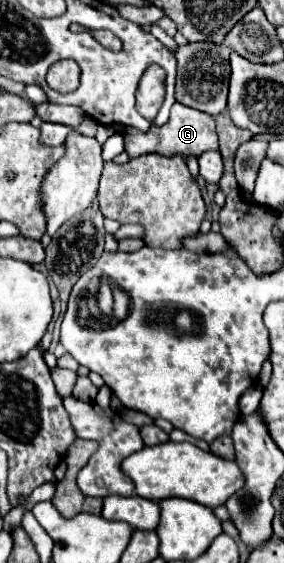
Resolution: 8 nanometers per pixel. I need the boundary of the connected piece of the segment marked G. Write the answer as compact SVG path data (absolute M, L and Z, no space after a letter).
M174 103L166 125L150 129L148 133L140 133L138 129L128 129L124 139L126 139L126 151L130 157L138 157L144 153L158 153L164 157L182 155L184 161L188 161L190 157L198 157L204 151L218 149L218 135L214 129L214 117L208 113L202 113L198 109L192 109L192 107L184 107L180 103Z

